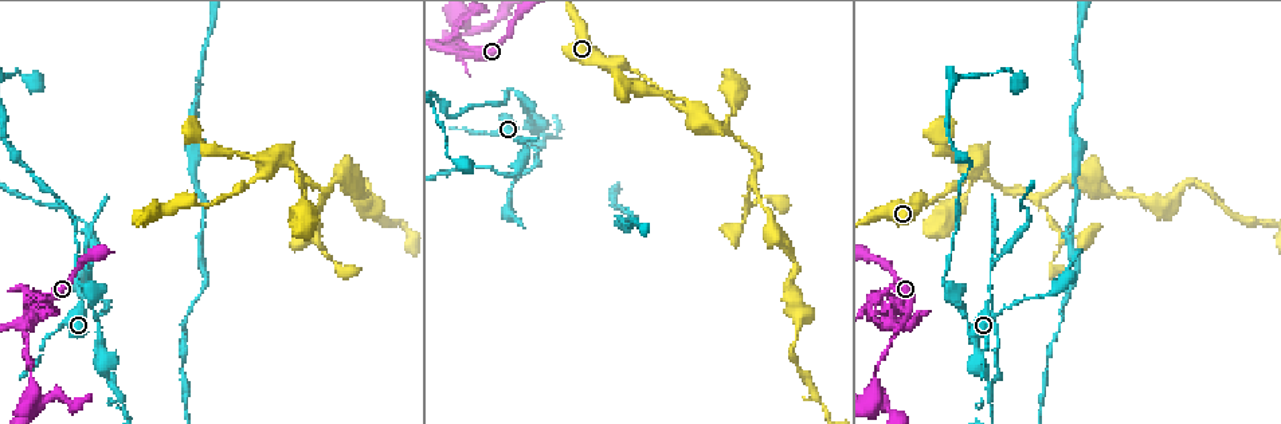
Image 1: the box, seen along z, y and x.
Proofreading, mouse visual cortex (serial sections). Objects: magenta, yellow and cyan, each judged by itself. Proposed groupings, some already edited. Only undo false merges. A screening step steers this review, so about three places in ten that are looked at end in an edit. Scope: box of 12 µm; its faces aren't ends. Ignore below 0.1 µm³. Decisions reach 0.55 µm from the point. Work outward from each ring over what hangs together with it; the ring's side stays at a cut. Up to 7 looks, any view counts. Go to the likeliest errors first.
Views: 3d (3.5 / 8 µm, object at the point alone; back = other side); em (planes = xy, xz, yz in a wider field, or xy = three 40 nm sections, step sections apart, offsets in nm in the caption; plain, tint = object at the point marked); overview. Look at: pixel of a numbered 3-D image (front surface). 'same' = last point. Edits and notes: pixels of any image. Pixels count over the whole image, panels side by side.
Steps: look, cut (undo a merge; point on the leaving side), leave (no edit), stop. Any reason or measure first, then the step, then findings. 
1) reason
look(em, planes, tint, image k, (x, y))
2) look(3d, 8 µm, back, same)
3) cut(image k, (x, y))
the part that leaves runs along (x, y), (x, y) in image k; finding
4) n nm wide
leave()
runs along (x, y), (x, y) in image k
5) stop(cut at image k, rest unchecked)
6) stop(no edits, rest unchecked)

a fork
look(3d, 3.5 µm, image 1, (453, 52))

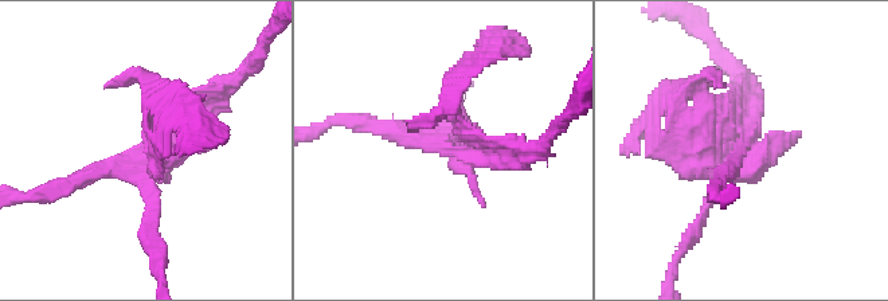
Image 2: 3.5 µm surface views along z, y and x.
need the tissue
look(em, planes, tint, image 2, (142, 154))

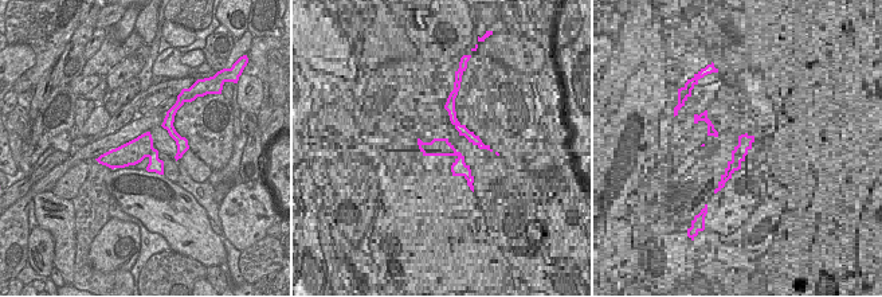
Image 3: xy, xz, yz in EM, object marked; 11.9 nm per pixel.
cut(image 2, (427, 122))
border along (176, 143), (180, 157) in image 3; a second cell is stuck on

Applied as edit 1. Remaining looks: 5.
calibre changes
look(3d, 3.5 µm, image 1, (726, 131))

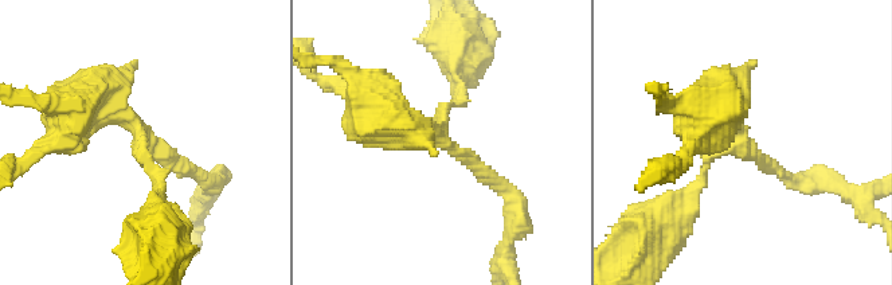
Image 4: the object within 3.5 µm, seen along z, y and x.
3 arms; arms of 150, 150, 500 nm; need the tissue
look(em, xy, step 3, tint, image 4, (440, 138))

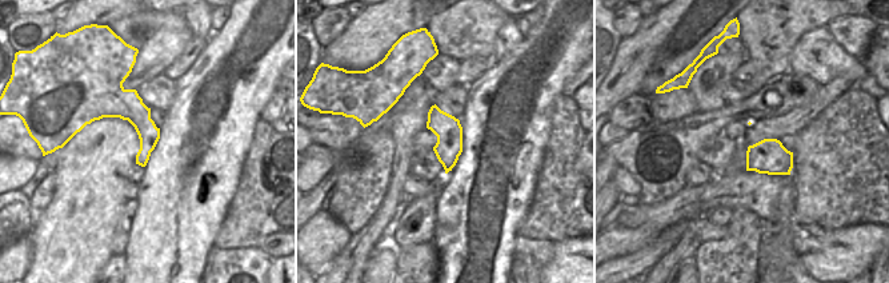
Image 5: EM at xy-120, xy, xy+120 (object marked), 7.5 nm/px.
leave()
one cell here

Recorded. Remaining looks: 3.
calibre changes
look(3d, 3.5 µm, image 1, (1007, 248))

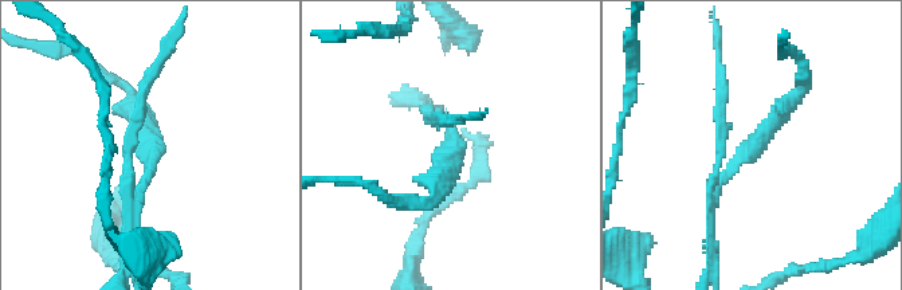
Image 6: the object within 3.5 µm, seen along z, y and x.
arms of 100, 250 nm
look(em, xy, step 3, plain, image 6, (153, 150))

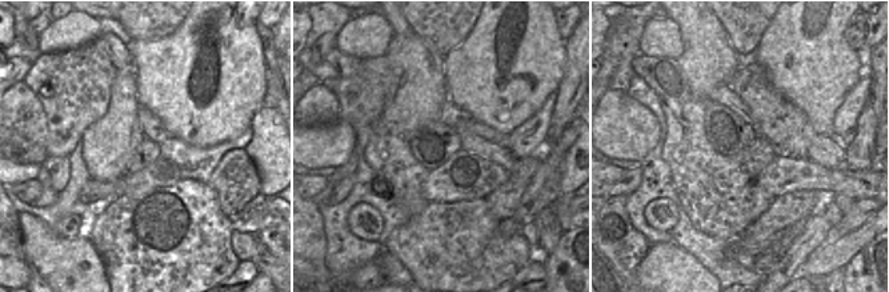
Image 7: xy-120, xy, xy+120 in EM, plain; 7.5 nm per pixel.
with the object marked
look(em, xy, step 3, tint, same)

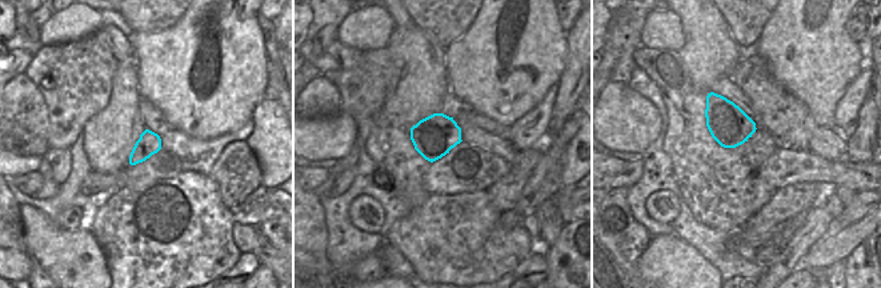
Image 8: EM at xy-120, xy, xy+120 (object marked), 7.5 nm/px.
cut(image 6, (144, 140))
two cells meet here

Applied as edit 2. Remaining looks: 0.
stop(cut at image 2, cut at image 6, rest unchecked)

